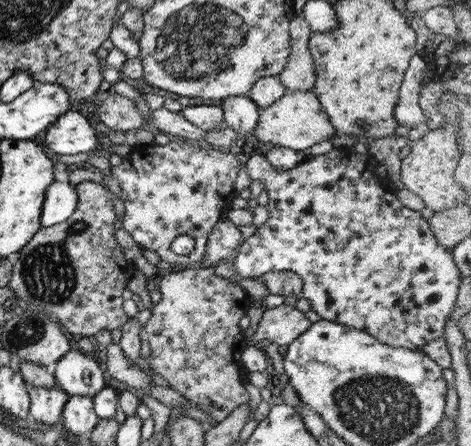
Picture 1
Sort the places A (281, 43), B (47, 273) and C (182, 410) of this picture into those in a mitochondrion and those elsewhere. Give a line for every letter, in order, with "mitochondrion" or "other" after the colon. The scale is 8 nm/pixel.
A: other
B: mitochondrion
C: other

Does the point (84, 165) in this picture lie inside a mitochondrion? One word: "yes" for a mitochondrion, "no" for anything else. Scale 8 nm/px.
no

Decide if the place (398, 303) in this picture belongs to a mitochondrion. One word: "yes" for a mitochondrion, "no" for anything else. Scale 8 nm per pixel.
no

